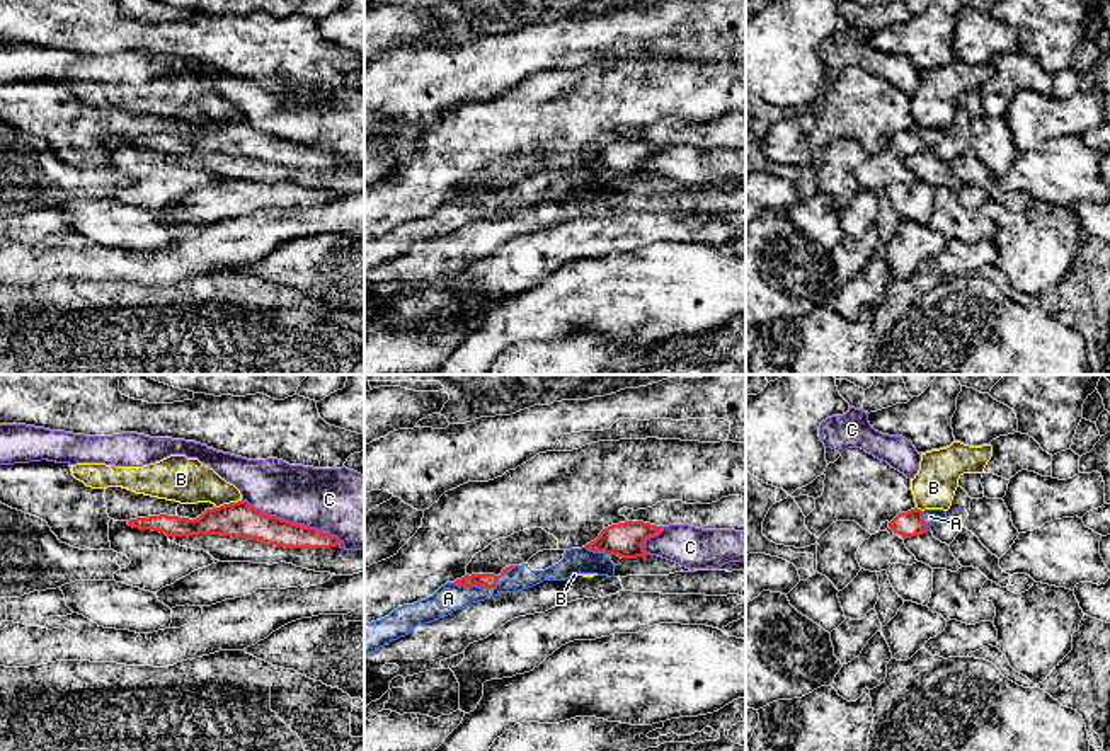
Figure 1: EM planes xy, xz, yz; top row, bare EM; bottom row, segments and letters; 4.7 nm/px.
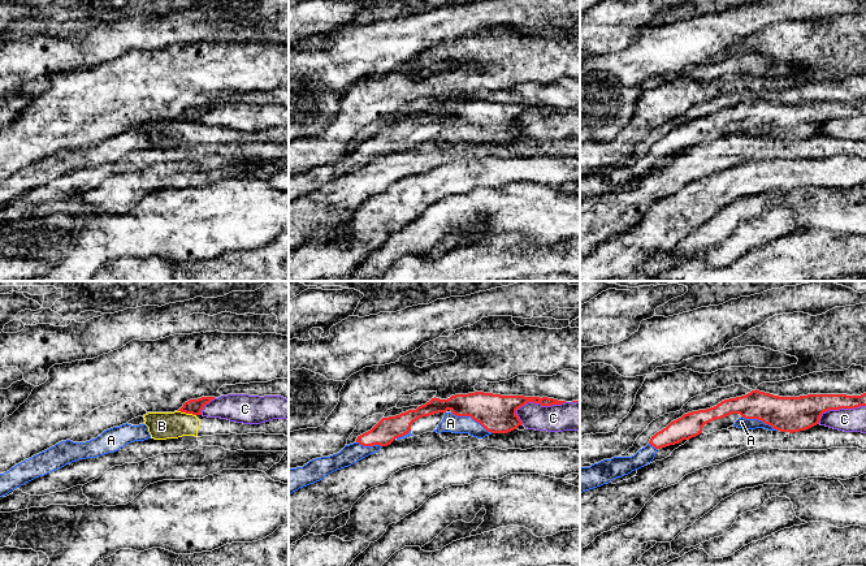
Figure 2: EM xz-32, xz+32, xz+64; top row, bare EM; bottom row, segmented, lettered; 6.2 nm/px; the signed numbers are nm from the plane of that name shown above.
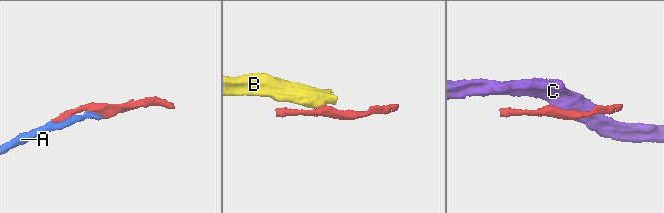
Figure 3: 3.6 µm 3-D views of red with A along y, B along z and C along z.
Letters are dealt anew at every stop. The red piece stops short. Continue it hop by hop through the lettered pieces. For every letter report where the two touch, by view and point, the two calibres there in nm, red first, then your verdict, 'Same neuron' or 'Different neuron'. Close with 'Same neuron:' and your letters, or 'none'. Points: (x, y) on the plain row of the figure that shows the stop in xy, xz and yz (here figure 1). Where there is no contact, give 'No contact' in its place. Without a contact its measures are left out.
A: Touches red at xz (486, 205). Thickness 60 nm (red) against 140 nm. Same neuron
B: Touches red at xy (230, 121). Thickness 180 nm (red) against 220 nm. Different neuron
C: Touches red at xy (290, 140). Thickness 180 nm (red) against 320 nm. Different neuron
Same neuron: A

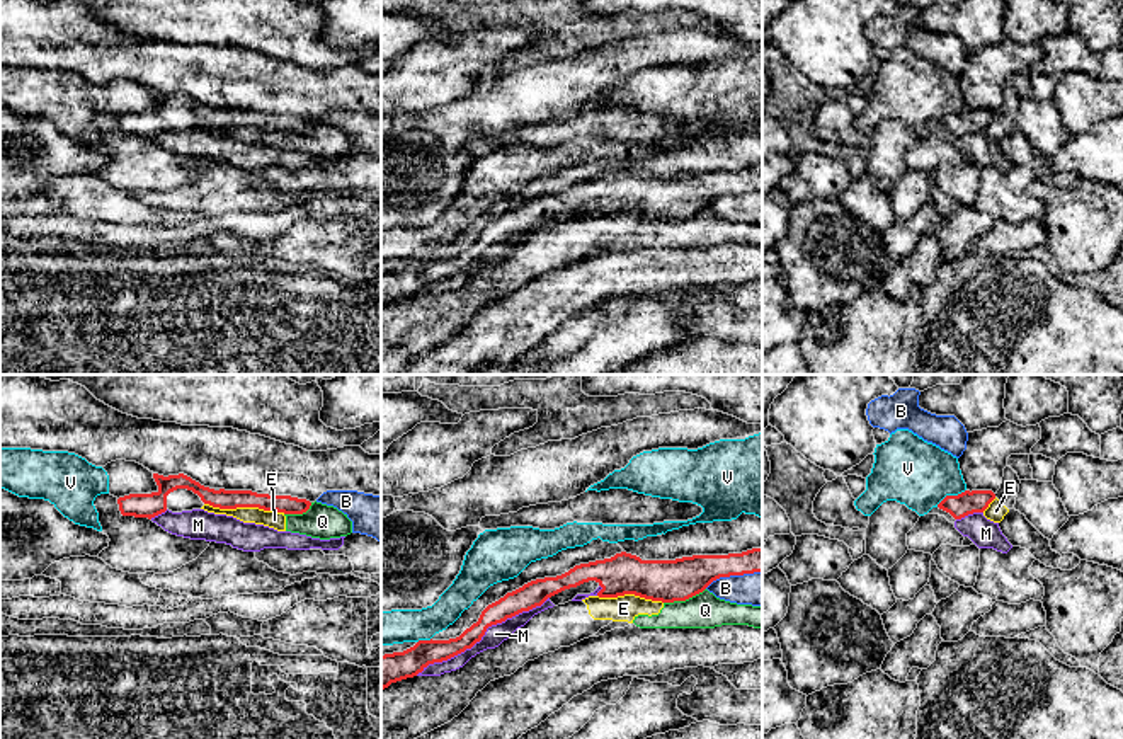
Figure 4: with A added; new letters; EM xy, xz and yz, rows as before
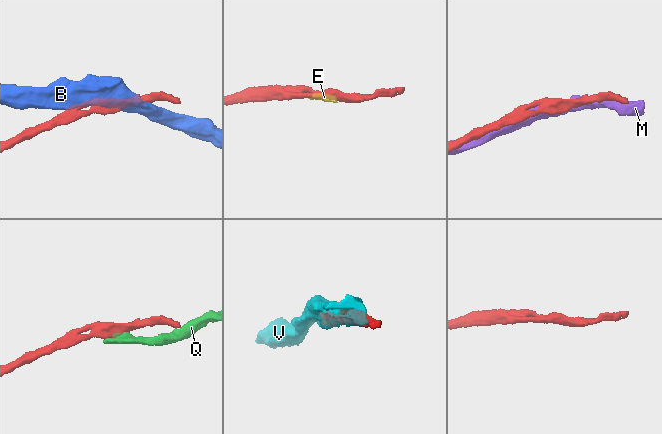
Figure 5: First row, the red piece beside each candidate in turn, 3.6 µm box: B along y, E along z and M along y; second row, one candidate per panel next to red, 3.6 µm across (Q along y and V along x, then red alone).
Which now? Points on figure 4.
B: Touches red at xz (732, 193). Thickness 200 nm (red) against 160 nm. Different neuron
E: Touches red at xy (245, 125). Thickness 100 nm (red) against 80 nm. Different neuron
M: Touches red at xz (484, 252). Thickness 110 nm (red) against 90 nm. Different neuron
Q: Touches red at xz (684, 218). Thickness 200 nm (red) against 170 nm. Different neuron
V: Touches red at yz (950, 114). Thickness 110 nm (red) against 320 nm. Different neuron
Same neuron: none

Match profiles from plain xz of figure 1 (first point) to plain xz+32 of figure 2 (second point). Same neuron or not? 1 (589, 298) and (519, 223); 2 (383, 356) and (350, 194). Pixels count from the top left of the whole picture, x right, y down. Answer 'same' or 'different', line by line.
1: same
2: different

